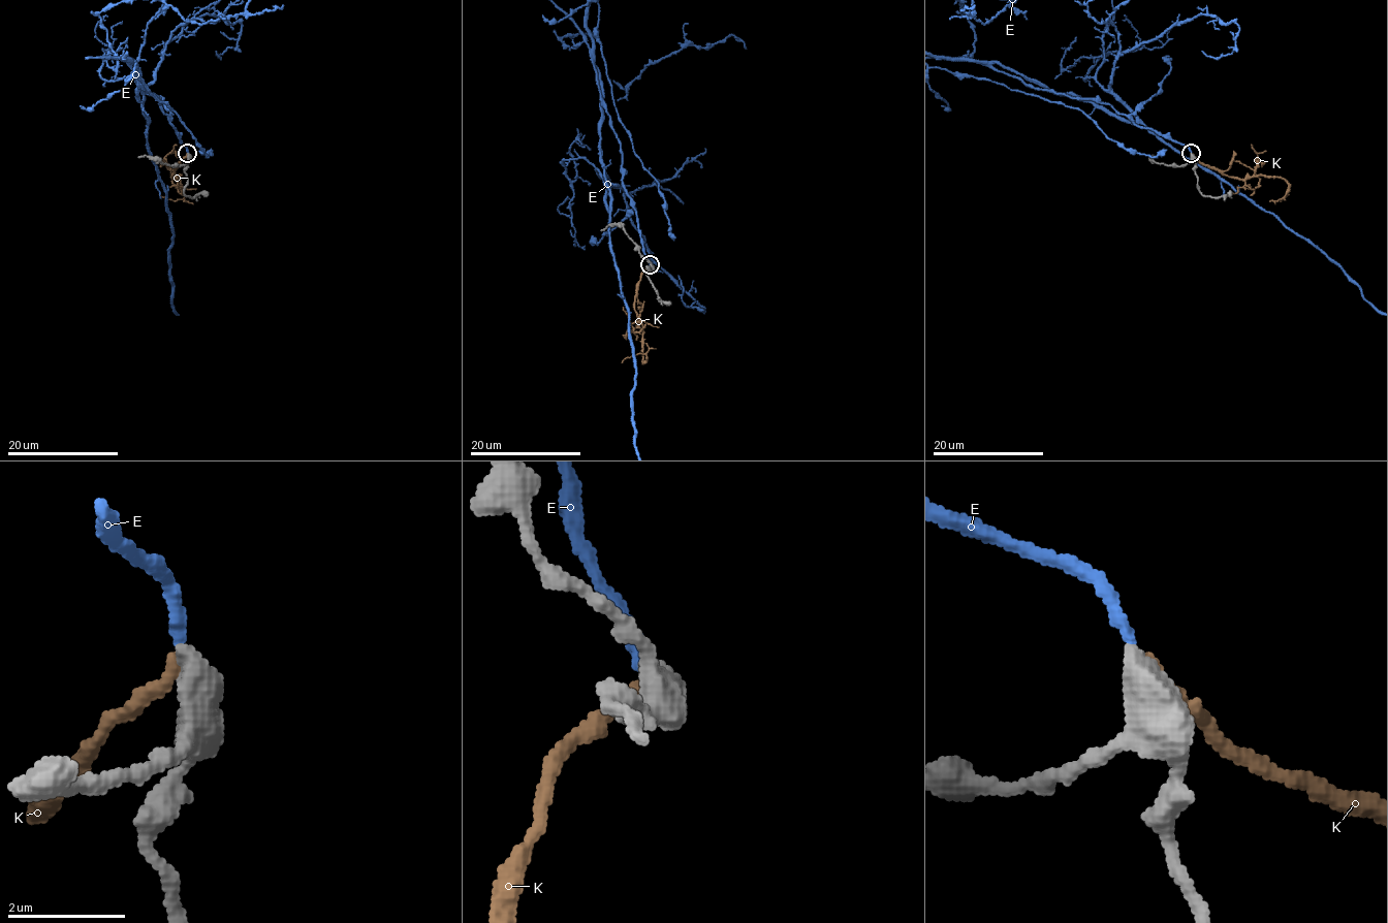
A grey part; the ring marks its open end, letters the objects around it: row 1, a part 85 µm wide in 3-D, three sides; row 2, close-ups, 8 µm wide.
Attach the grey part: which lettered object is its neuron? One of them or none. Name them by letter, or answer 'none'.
E

